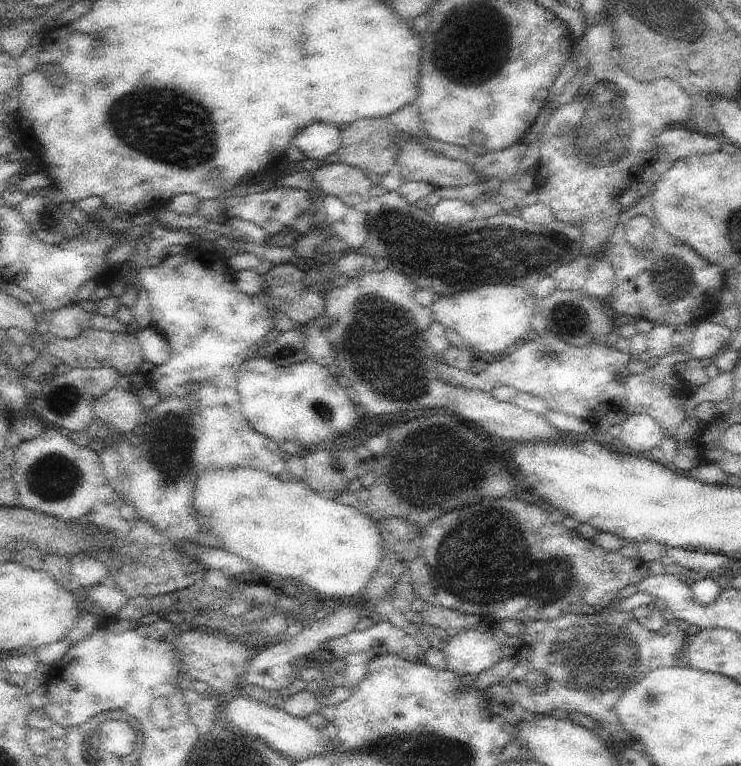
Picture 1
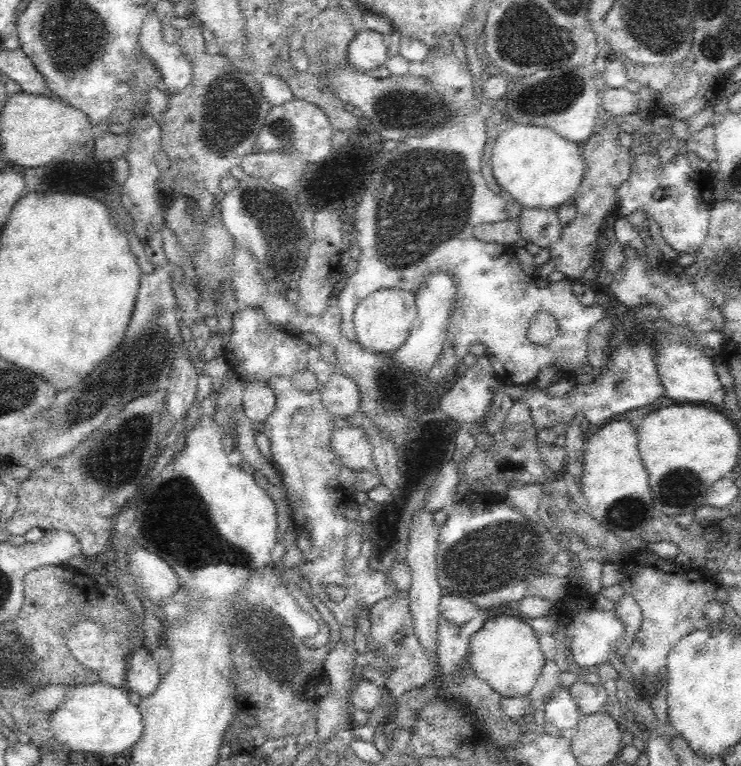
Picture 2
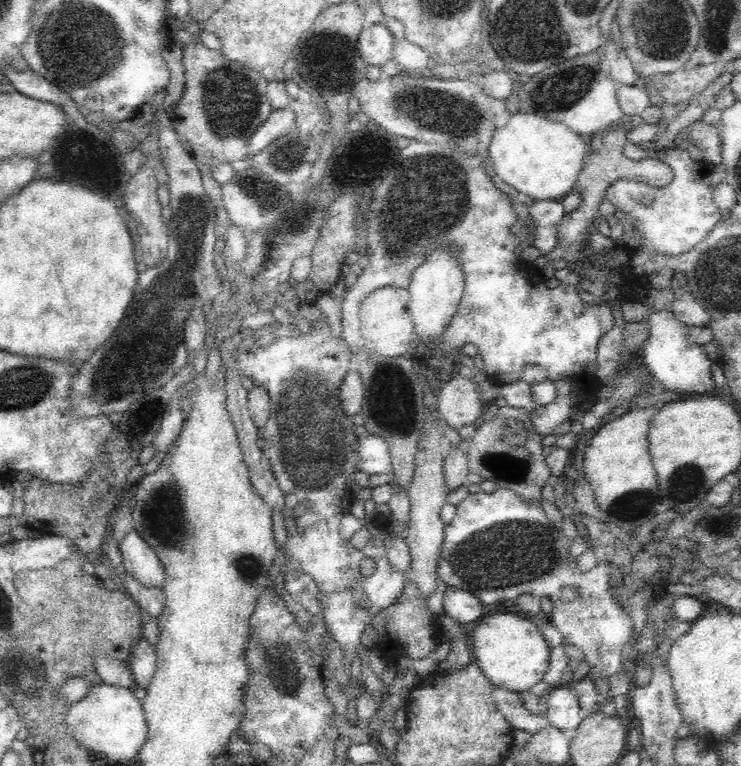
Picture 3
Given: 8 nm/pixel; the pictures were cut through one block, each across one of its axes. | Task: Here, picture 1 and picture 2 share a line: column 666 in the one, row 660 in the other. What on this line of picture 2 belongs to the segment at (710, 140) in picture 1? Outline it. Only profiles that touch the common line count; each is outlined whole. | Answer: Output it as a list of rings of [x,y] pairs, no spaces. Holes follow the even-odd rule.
[[[138,644],[138,650],[130,658],[126,690],[138,694],[140,698],[148,698],[162,684],[162,678],[164,676],[160,676],[158,664],[152,658],[152,652],[146,646]]]

